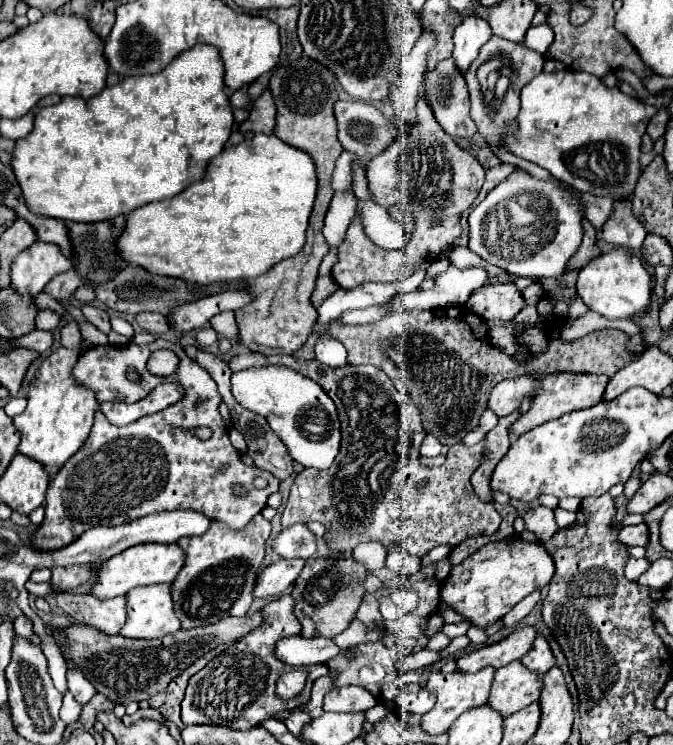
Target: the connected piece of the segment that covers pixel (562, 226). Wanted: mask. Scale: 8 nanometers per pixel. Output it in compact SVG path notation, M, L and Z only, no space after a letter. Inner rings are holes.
M514 172L508 180L498 184L468 216L470 244L468 248L482 256L482 260L506 270L512 276L528 276L542 280L560 280L568 270L568 260L578 252L582 244L582 220L584 212L576 198L572 198L558 182L544 182L532 178L528 172Z

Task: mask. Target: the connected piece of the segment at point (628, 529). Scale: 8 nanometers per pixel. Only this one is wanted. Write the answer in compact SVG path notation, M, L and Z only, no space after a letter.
M642 522L638 526L624 526L620 530L618 540L624 542L624 544L628 544L628 546L646 546L648 544L648 536L650 536L648 526Z

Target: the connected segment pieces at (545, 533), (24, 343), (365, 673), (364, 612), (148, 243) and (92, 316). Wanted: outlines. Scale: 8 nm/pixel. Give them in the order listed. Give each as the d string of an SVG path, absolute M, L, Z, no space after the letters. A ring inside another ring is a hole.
M534 506L524 514L526 530L534 532L540 542L546 542L552 538L552 534L558 530L558 524L554 520L554 512L544 506Z
M34 330L22 338L12 338L8 340L10 348L28 348L34 352L48 352L52 346L52 332L44 332L44 330Z
M384 632L384 640L372 642L368 644L368 660L330 660L328 666L334 668L338 672L334 686L346 686L346 684L356 684L366 688L372 696L376 696L378 702L388 702L394 700L400 690L402 690L402 680L398 680L398 670L396 670L396 662L404 656L408 656L412 652L412 648L416 646L414 640L398 640L396 636L392 636L390 632Z
M372 596L360 604L356 618L366 628L384 628L384 618L382 618L382 614L378 610L378 602Z
M256 134L218 154L208 174L170 200L150 202L128 214L126 230L118 238L118 250L130 266L144 266L154 274L184 278L198 284L250 280L268 272L280 260L294 256L306 242L308 216L318 190L316 164L308 152L298 150L274 134Z
M82 304L80 308L82 308L84 316L86 316L98 330L102 330L104 334L110 332L110 316L108 316L108 312L104 312L102 308L92 306L92 304Z

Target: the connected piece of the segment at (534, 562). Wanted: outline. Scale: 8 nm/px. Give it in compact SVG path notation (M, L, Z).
M516 534L512 540L484 544L484 548L452 568L446 582L442 584L440 596L448 606L466 616L474 626L484 628L486 624L506 616L530 592L544 588L552 580L552 576L554 560L548 550L538 542L528 542Z

